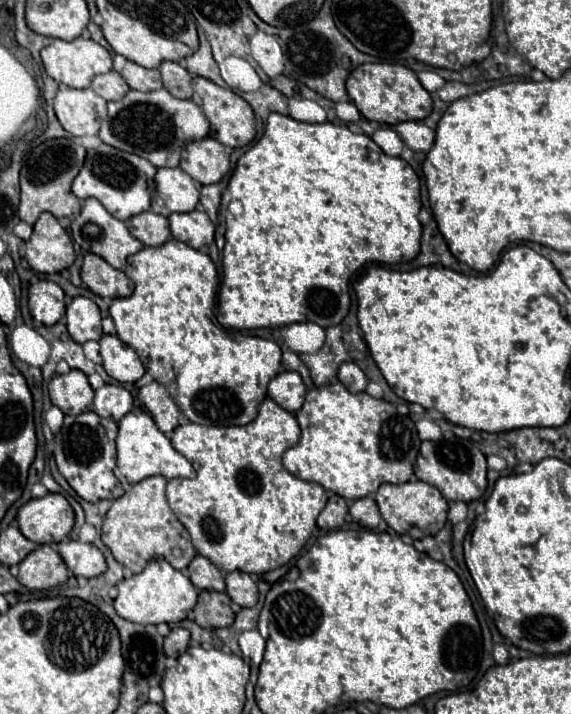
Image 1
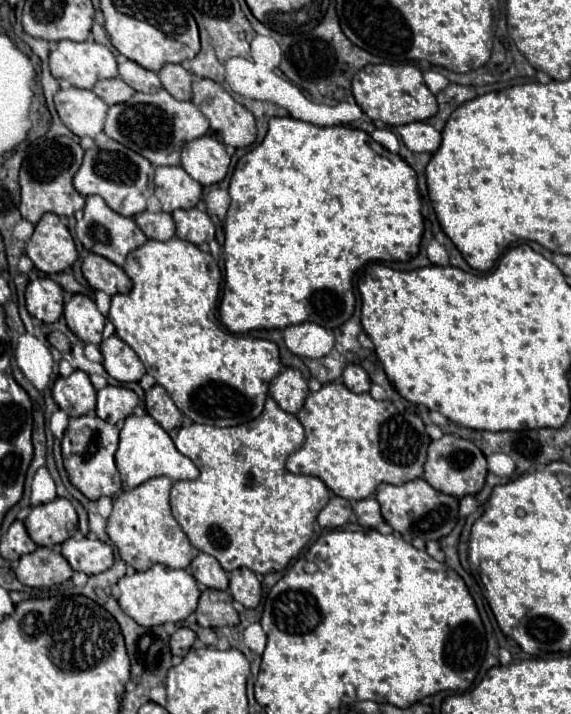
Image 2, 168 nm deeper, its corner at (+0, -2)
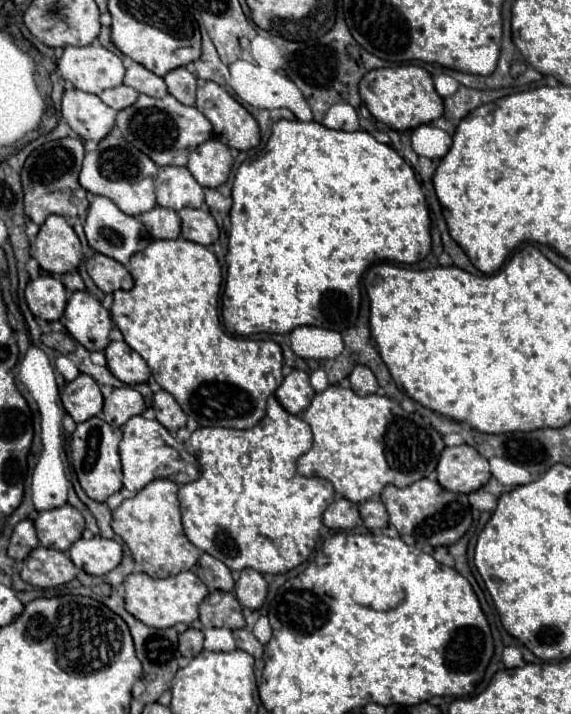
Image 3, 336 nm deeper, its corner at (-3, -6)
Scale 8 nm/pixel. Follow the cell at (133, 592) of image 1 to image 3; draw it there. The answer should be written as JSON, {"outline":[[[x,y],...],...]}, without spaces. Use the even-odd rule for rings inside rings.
{"outline":[[[181,571],[175,577],[153,579],[147,573],[131,573],[125,583],[125,609],[139,621],[155,629],[167,629],[177,623],[191,625],[199,617],[199,603],[207,595],[207,587],[193,571]]]}

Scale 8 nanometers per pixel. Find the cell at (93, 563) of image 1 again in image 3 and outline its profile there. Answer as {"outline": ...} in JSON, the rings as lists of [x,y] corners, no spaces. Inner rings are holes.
{"outline":[[[91,537],[75,541],[69,549],[69,557],[75,567],[89,575],[107,575],[121,563],[123,549],[113,539]]]}

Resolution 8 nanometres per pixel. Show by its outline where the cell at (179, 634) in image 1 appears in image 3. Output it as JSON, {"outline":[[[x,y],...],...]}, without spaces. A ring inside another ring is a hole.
{"outline":[[[187,629],[179,635],[179,653],[187,659],[193,659],[203,649],[203,633],[197,629]]]}

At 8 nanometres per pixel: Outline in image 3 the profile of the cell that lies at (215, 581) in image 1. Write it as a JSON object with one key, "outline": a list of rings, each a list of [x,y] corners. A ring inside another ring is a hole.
{"outline":[[[203,553],[199,563],[195,565],[195,575],[211,589],[219,589],[219,591],[231,591],[235,581],[231,571],[225,567],[225,563],[221,563],[219,559]]]}

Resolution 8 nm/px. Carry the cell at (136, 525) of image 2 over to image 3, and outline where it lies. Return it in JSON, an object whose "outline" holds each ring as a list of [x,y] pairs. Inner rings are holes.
{"outline":[[[169,479],[151,481],[135,497],[125,499],[111,519],[113,531],[125,541],[135,563],[139,563],[143,571],[155,579],[173,577],[185,569],[191,569],[201,557],[201,551],[183,533],[177,489],[179,487]]]}

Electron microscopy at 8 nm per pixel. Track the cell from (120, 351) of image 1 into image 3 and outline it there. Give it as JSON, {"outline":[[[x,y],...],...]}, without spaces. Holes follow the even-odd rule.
{"outline":[[[125,341],[109,343],[103,353],[107,357],[109,371],[125,385],[145,383],[151,377],[151,369],[143,361],[143,357],[135,353]]]}

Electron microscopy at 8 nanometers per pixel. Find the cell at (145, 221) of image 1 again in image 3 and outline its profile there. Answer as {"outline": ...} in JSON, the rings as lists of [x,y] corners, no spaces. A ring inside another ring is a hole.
{"outline":[[[153,207],[151,211],[143,213],[139,219],[147,227],[153,239],[177,239],[181,233],[179,215],[173,209]]]}

